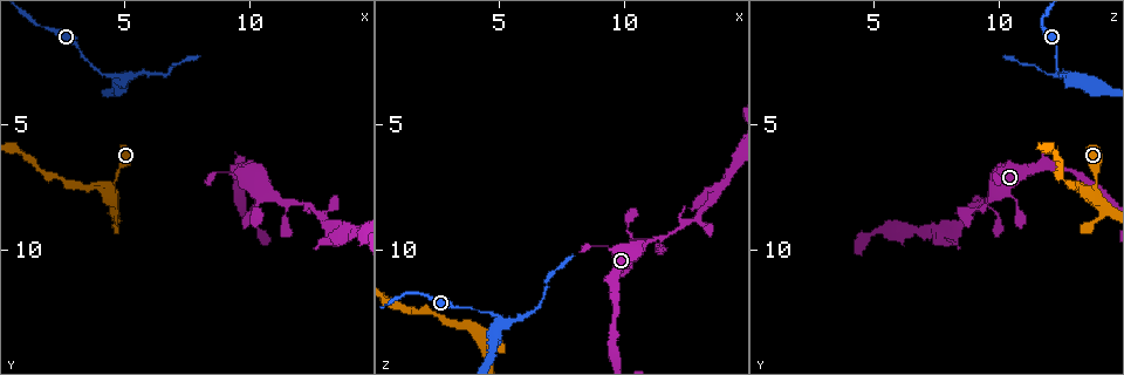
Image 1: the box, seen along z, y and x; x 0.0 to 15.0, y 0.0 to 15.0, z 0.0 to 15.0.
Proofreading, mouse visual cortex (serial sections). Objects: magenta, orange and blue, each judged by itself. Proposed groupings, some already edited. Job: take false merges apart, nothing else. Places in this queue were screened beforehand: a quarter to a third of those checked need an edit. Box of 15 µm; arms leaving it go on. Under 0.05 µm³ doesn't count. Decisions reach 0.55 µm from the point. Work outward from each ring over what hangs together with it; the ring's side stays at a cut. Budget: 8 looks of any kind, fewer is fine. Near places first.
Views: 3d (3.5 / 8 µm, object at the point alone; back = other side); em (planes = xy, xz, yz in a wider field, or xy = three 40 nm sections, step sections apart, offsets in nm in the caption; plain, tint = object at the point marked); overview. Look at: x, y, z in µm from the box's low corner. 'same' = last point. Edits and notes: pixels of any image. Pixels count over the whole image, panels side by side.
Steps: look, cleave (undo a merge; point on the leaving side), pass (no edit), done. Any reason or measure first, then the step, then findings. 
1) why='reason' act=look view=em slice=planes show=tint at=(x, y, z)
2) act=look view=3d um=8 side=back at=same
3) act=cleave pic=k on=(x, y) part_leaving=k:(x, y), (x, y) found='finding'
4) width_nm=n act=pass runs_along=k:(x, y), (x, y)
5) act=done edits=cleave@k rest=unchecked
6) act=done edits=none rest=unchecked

why='abrupt turn' act=look view=3d um=3.5 side=back at=(4.6, 7.7, 13.7)

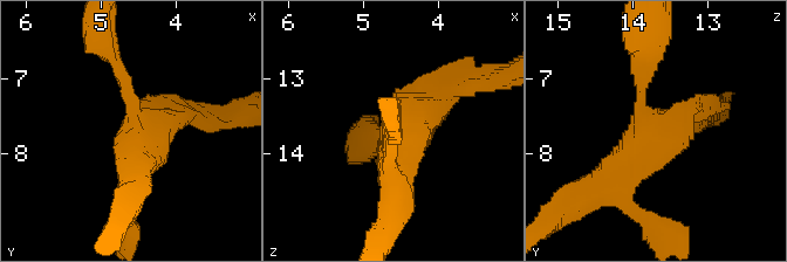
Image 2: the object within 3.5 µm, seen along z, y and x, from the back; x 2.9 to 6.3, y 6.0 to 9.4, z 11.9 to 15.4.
arms=4 arm_widths_nm=200,300,300,400 act=look view=em slice=xy step=5 show=tint at=(4.50, 7.65, 13.75)

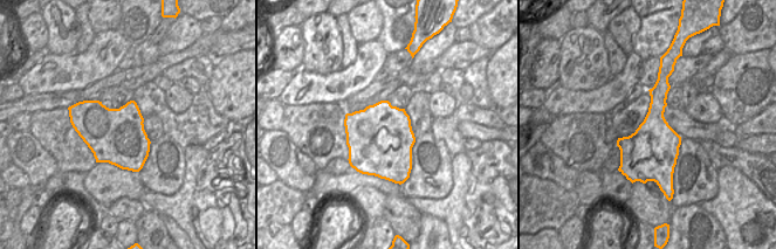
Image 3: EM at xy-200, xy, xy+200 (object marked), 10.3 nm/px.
act=cleave pic=2 on=(494, 81) part_leaving=2:(445, 95), (506, 76) found='two cells meet here'

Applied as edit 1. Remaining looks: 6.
why='calibre changes' act=look view=3d um=8 at=(5.0, 3.0, 12.9)

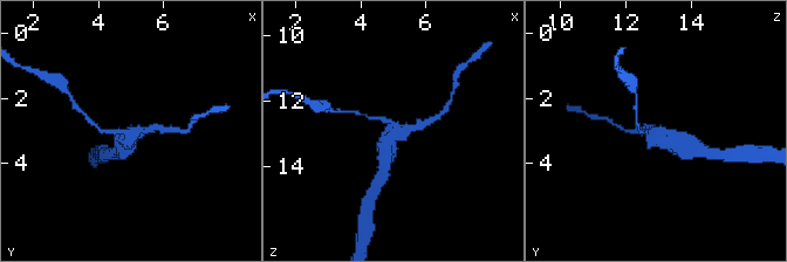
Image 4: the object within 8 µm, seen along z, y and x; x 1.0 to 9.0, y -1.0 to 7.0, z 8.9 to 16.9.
act=look view=3d um=3.5 at=(5.0, 3.1, 13.0)

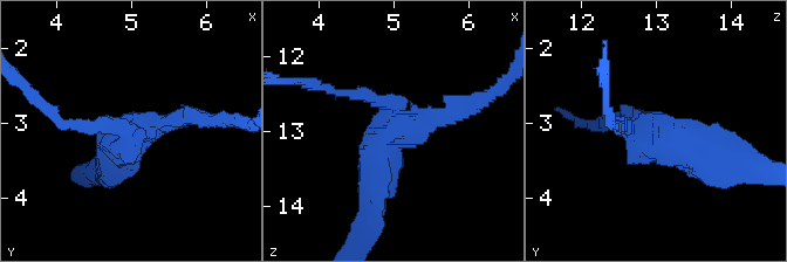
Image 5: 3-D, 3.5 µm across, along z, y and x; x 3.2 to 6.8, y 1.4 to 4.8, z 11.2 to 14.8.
arm_widths_nm=150,250,450 act=cleave pic=5 on=(625, 110) part_leaving=5:(638, 130), (732, 166) found='two cells meet here'

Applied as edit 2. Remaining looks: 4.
why='see it whole again' act=look view=overview

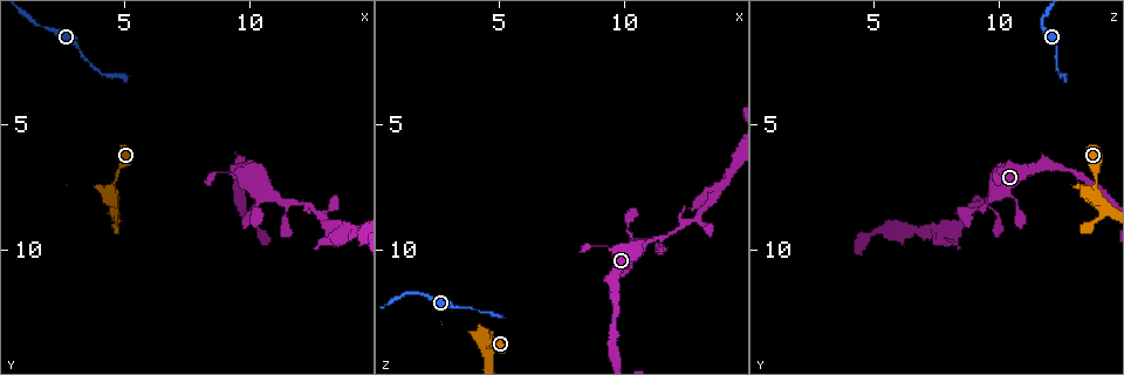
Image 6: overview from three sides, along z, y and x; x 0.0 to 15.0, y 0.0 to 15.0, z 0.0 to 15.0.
why='thin neck' act=look view=3d um=3.5 at=(12.8, 8.6, 8.8)

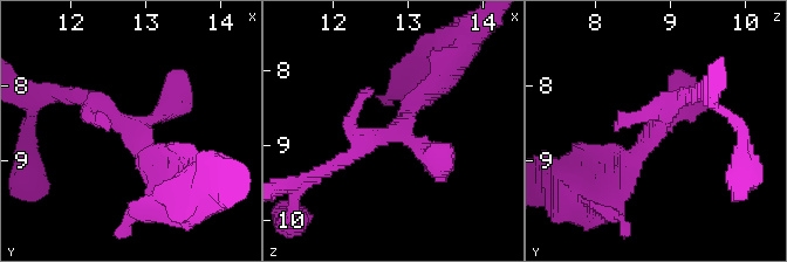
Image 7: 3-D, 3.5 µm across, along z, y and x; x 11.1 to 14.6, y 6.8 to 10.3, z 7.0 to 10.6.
act=look view=em slice=xy step=2 show=tint at=(12.75, 8.60, 8.85)

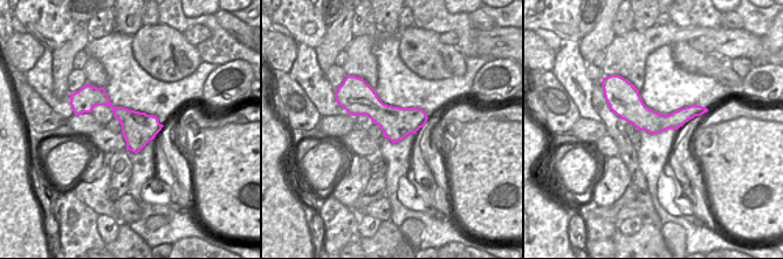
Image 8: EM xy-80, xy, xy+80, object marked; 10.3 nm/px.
width_nm=320 act=pass runs_along=8:(611, 103), (647, 120), (701, 110) found='all the same cell'

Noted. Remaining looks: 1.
act=done edits=cleave@2,cleave@5 rest=unchecked

